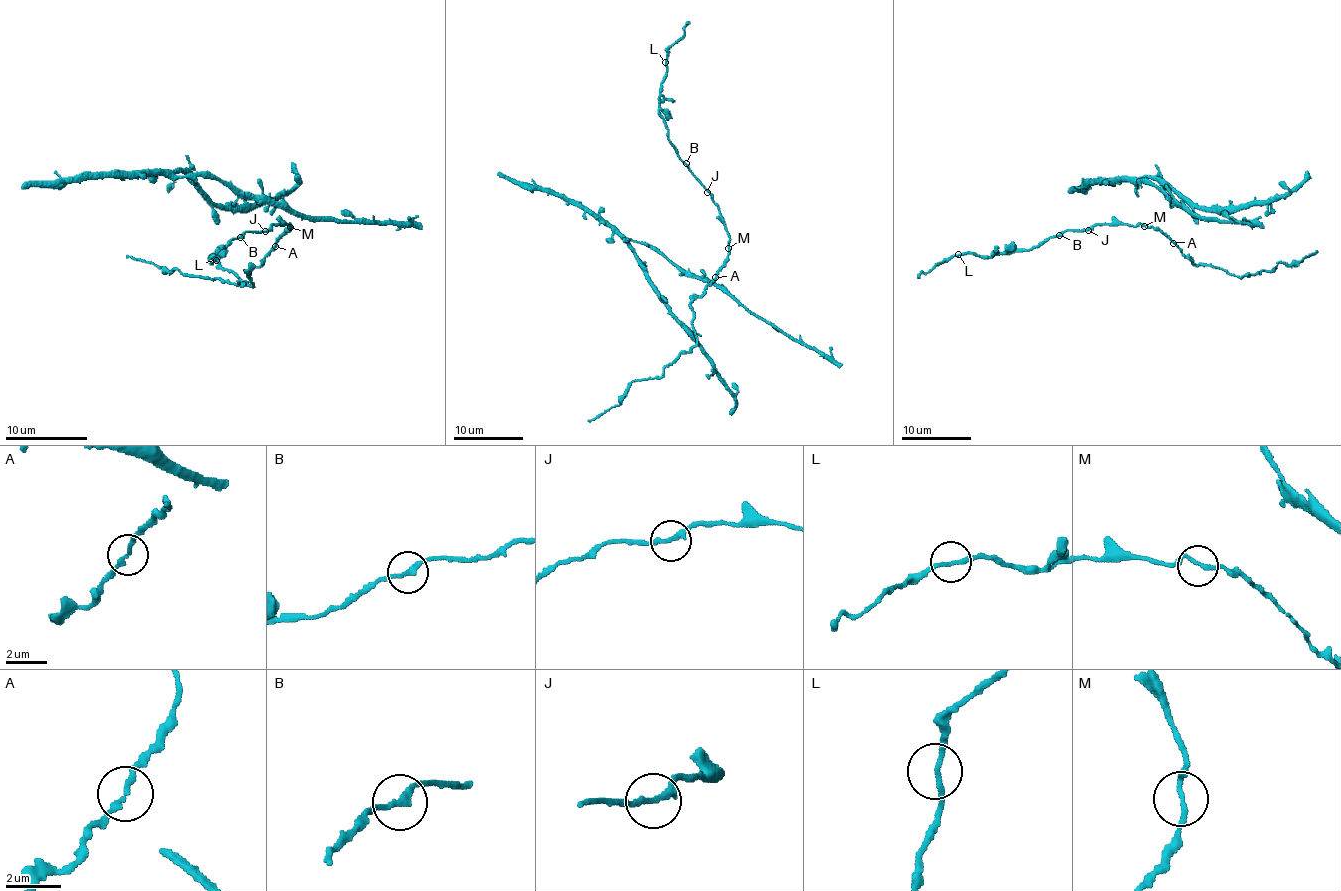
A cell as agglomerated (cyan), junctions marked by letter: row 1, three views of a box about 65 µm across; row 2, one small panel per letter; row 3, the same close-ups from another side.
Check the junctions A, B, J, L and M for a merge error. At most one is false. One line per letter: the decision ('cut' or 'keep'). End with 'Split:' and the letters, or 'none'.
A: keep
B: keep
J: keep
L: keep
M: keep
Split: none

